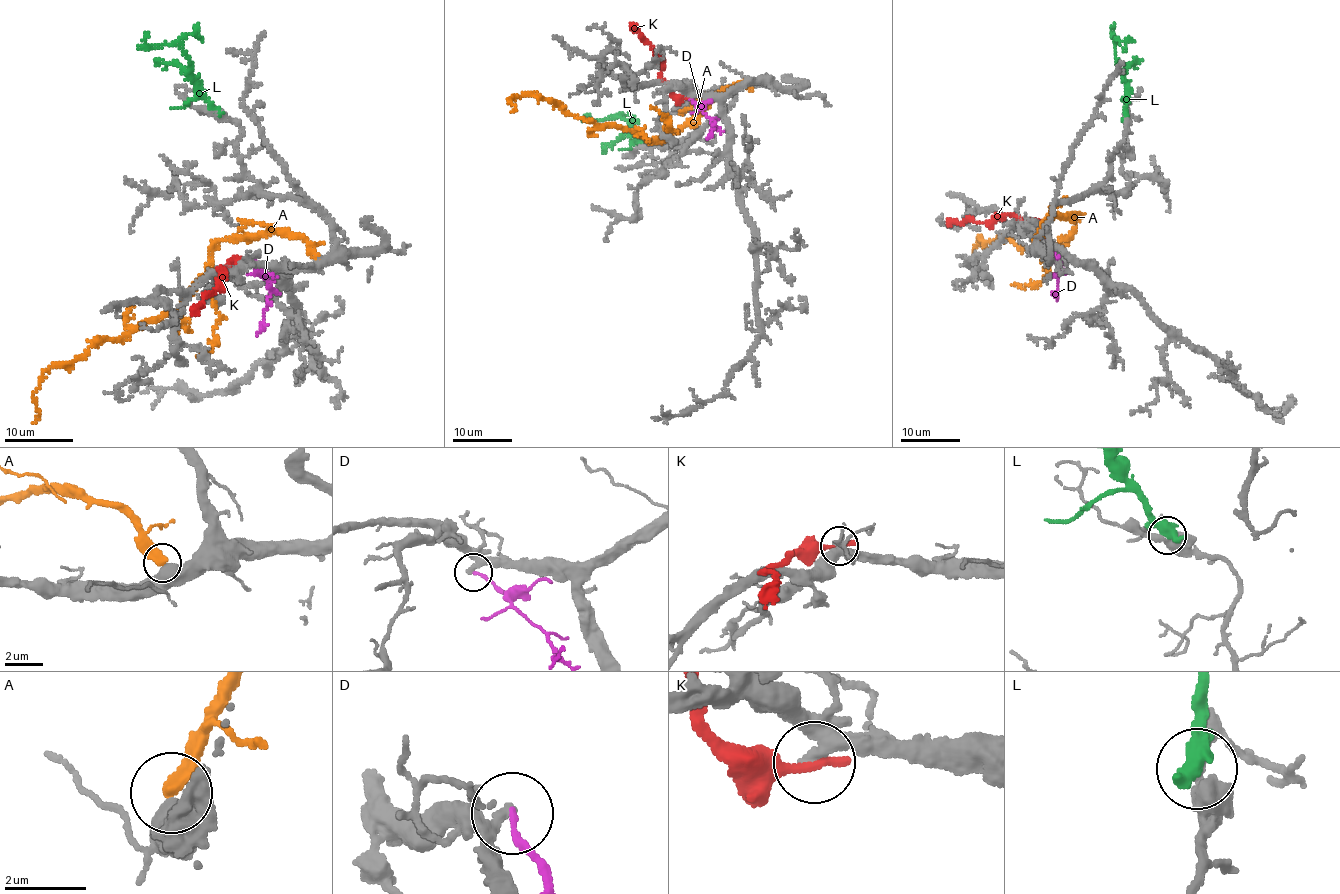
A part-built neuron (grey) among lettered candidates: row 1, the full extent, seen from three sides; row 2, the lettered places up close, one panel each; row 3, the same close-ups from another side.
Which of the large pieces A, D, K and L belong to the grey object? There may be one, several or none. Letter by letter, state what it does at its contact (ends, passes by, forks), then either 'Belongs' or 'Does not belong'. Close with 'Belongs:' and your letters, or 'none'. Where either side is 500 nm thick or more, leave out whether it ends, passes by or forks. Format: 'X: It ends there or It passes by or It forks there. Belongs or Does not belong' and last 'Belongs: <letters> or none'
A: Does not belong
D: It ends there. Does not belong
K: It ends there. Does not belong
L: Does not belong
Belongs: none

